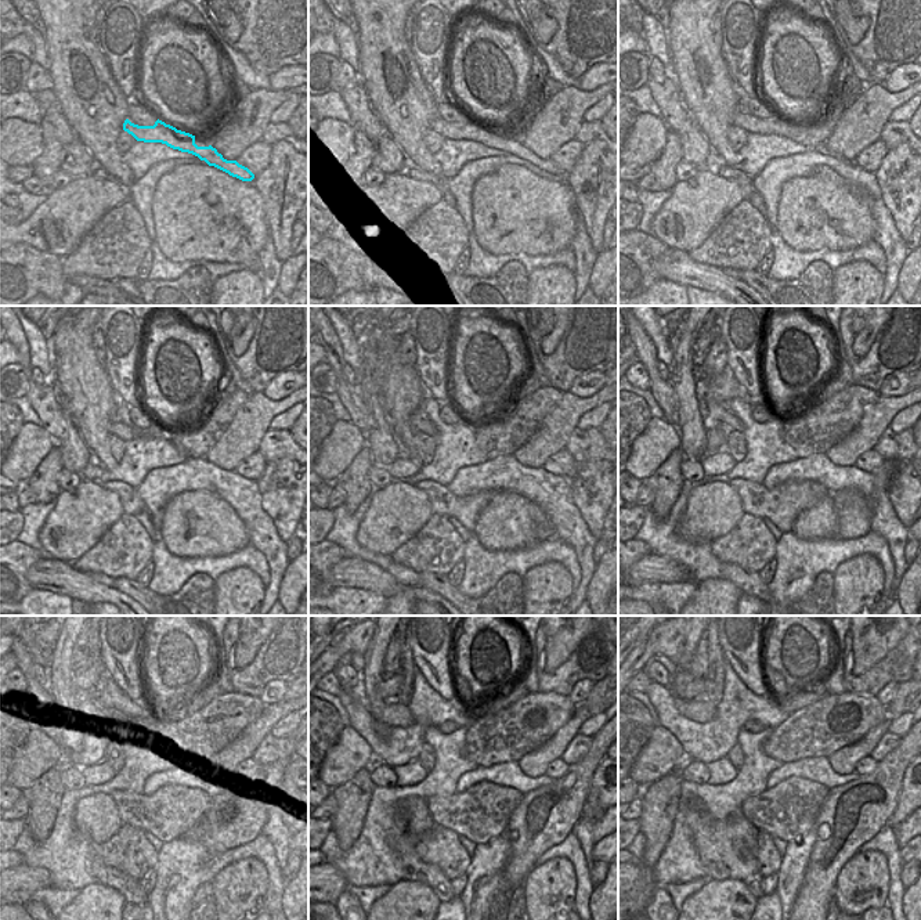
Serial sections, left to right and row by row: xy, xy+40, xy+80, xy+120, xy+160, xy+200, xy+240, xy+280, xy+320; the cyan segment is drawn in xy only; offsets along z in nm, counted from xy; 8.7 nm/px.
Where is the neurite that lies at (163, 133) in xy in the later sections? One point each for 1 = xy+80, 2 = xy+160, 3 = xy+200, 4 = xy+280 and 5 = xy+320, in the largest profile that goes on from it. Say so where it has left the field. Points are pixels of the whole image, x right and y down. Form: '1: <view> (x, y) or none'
1: xy+80 (775, 125)
2: xy+160 (419, 422)
3: xy+200 (719, 417)
4: xy+280 (394, 714)
5: xy+320 (700, 709)

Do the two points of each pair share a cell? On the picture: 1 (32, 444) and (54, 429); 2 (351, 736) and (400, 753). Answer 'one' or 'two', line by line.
1: two
2: two

